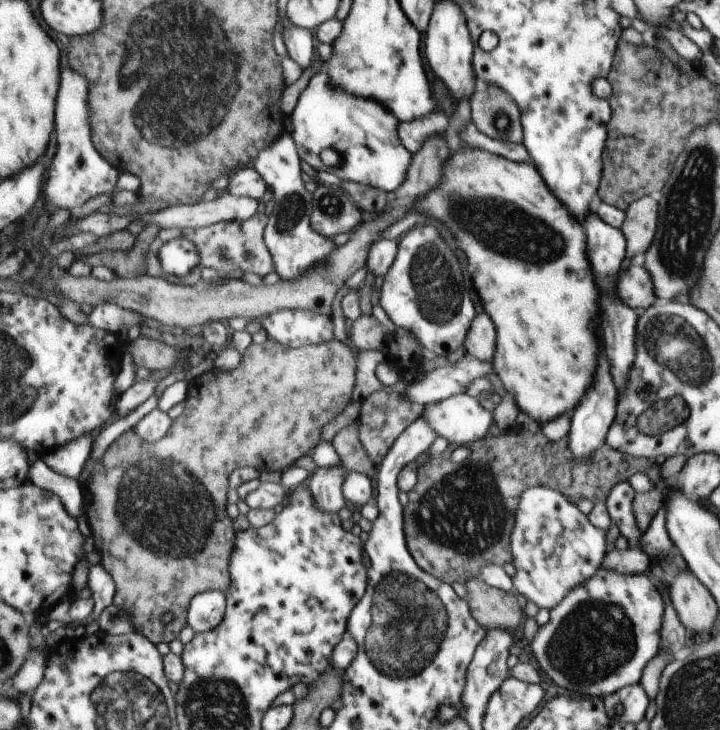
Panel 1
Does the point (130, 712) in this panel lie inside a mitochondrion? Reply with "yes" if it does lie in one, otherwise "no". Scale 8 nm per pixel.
yes

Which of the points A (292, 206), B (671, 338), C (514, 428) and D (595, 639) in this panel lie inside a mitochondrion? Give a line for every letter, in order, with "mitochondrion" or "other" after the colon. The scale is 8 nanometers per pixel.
A: mitochondrion
B: mitochondrion
C: other
D: mitochondrion

